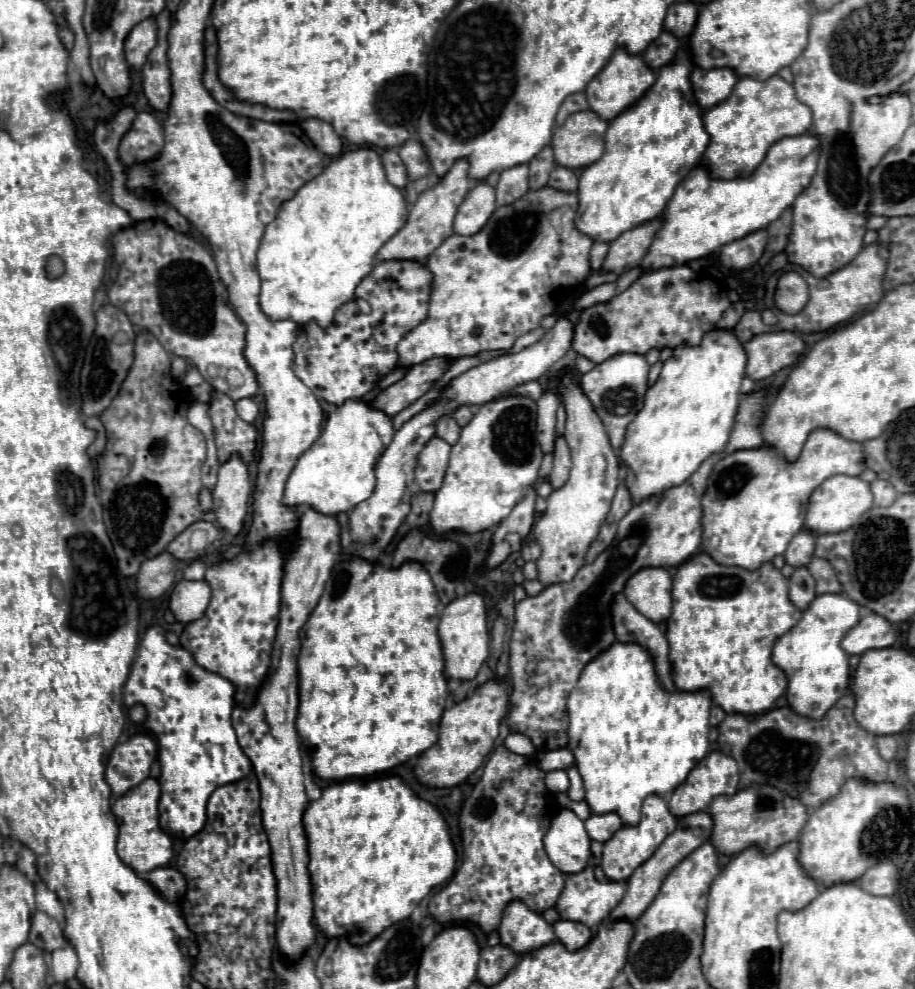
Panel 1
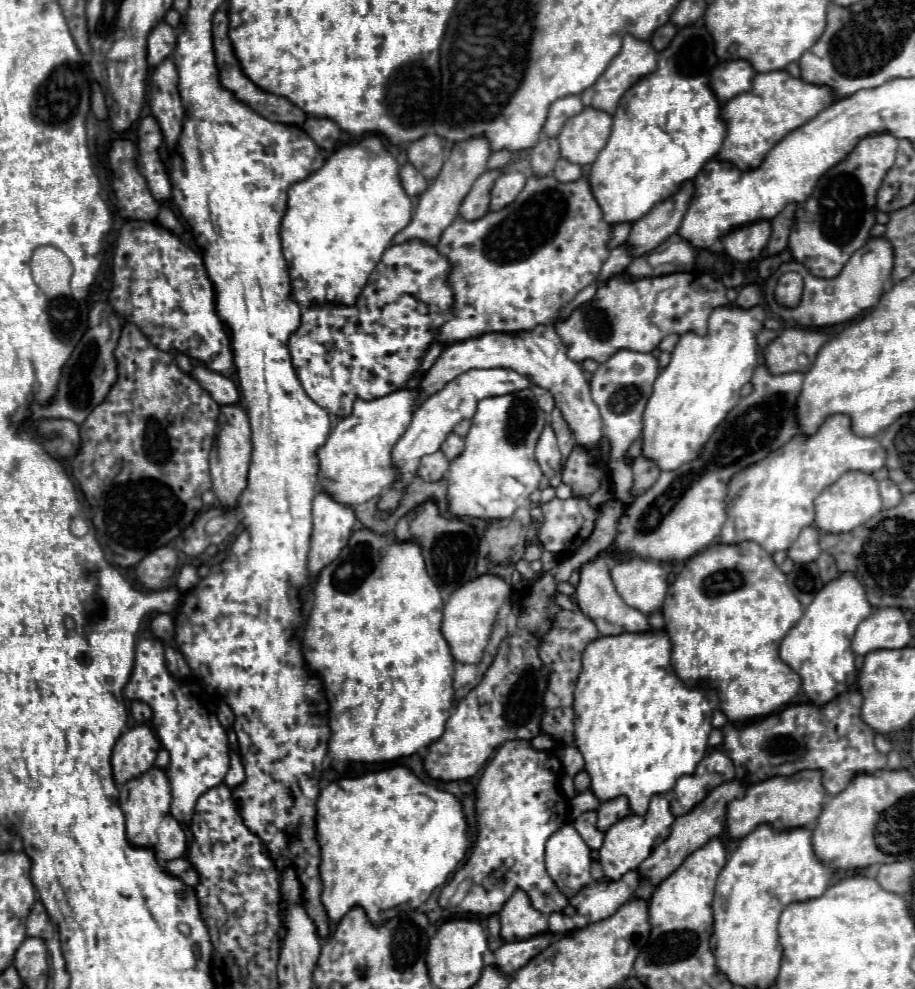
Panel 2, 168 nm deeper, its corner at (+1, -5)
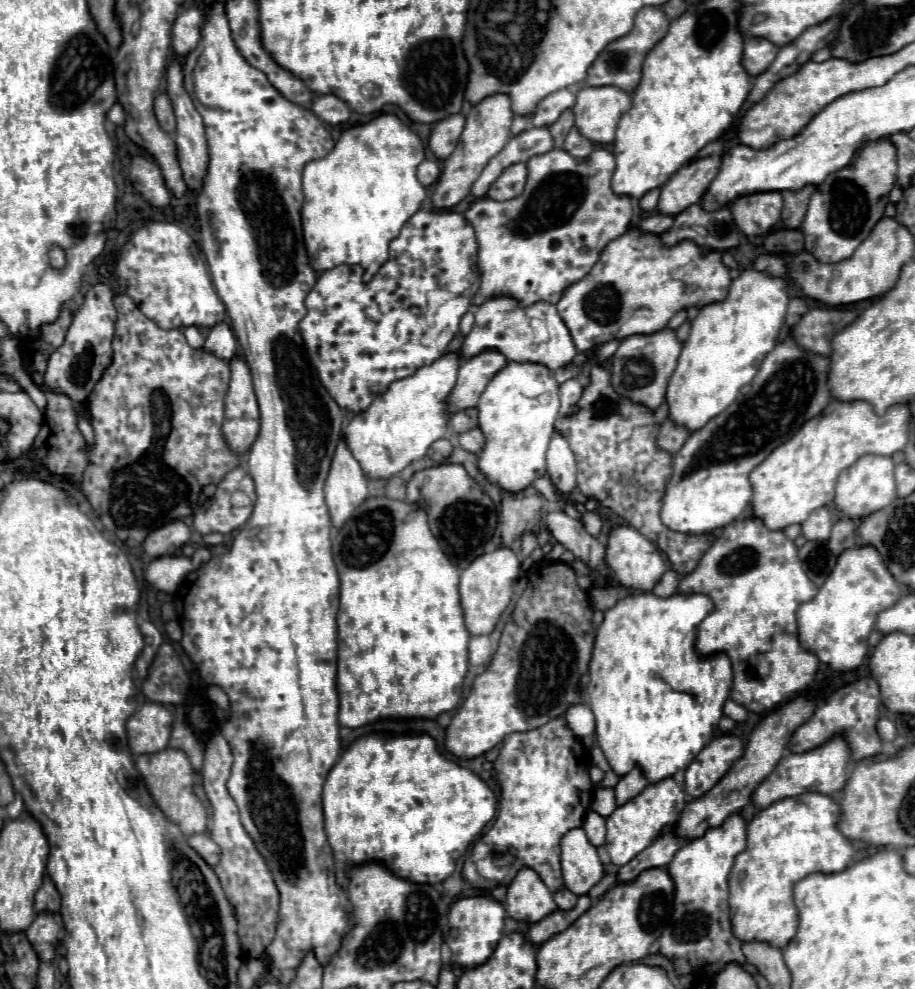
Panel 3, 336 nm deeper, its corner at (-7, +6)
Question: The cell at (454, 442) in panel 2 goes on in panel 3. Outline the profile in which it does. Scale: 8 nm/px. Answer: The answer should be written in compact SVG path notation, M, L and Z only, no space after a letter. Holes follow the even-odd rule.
M472 429L472 431L460 433L458 435L458 441L460 441L460 447L462 449L478 455L482 451L482 447L484 447L484 433L480 429Z

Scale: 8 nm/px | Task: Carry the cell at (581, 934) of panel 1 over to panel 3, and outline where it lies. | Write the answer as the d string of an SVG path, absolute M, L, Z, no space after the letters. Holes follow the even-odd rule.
M566 887L554 893L554 901L556 901L556 905L558 905L560 909L564 909L564 911L572 909L572 907L576 905L576 899L578 899L578 897L576 897L572 891L568 891Z

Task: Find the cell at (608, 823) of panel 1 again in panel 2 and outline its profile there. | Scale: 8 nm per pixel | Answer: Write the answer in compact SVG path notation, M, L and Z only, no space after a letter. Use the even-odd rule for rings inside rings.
M620 796L620 798L614 798L610 802L602 802L600 808L596 810L596 814L598 814L596 828L600 832L606 832L612 824L616 824L618 820L622 820L624 816L630 814L630 806L628 806L628 800L624 796Z

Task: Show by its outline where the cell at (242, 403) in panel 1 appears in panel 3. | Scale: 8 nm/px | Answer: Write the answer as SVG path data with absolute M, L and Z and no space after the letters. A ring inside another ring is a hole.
M220 323L220 325L214 325L206 337L206 343L204 343L204 349L230 361L236 353L236 337L234 333L230 331L228 323Z

